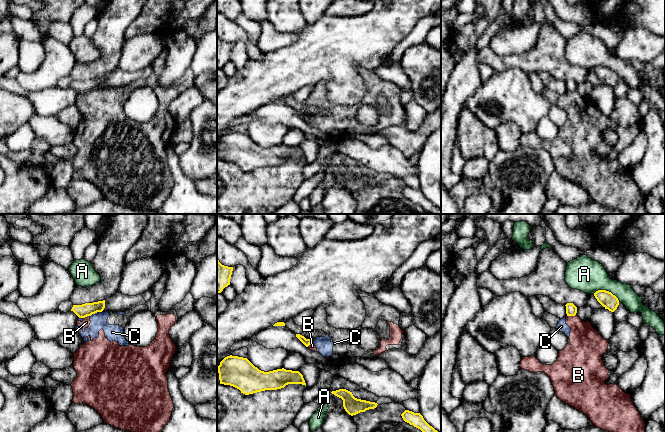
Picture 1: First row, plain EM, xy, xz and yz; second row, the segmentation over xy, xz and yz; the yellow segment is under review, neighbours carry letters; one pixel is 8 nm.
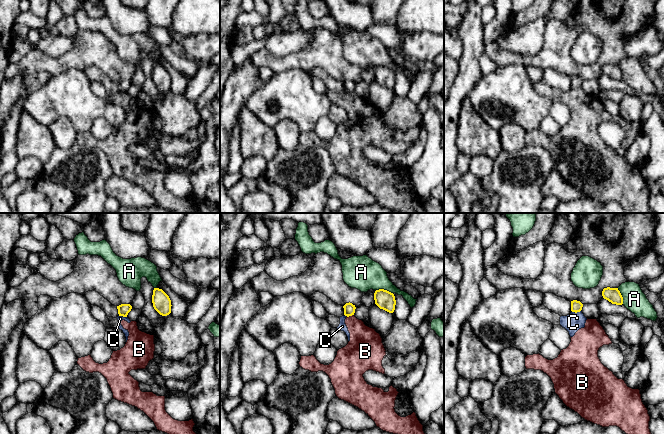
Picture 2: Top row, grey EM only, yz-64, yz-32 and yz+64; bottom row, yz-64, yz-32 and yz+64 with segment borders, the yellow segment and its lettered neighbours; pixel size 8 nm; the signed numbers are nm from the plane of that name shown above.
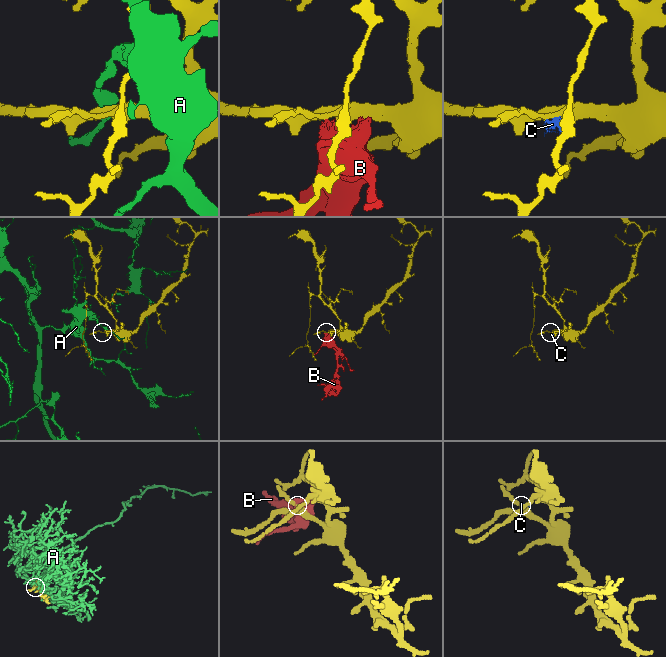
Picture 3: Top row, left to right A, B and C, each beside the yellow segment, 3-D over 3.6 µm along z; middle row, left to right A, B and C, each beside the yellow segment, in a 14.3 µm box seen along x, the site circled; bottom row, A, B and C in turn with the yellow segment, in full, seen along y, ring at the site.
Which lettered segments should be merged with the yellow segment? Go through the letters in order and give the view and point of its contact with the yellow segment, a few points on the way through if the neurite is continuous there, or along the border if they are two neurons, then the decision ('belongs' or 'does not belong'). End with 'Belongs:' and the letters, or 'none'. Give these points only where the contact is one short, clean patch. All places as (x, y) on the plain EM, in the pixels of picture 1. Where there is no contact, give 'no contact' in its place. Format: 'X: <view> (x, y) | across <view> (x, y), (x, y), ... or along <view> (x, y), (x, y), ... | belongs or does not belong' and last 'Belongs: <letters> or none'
A: yz (605, 66) | does not belong
B: yz (571, 91) | along yz (575, 90), (567, 92) | does not belong
C: xy (95, 88) | along xy (101, 87), (97, 87), (90, 92) | does not belong
Belongs: none

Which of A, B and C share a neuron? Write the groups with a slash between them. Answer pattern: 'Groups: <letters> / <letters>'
Groups: A / B C

